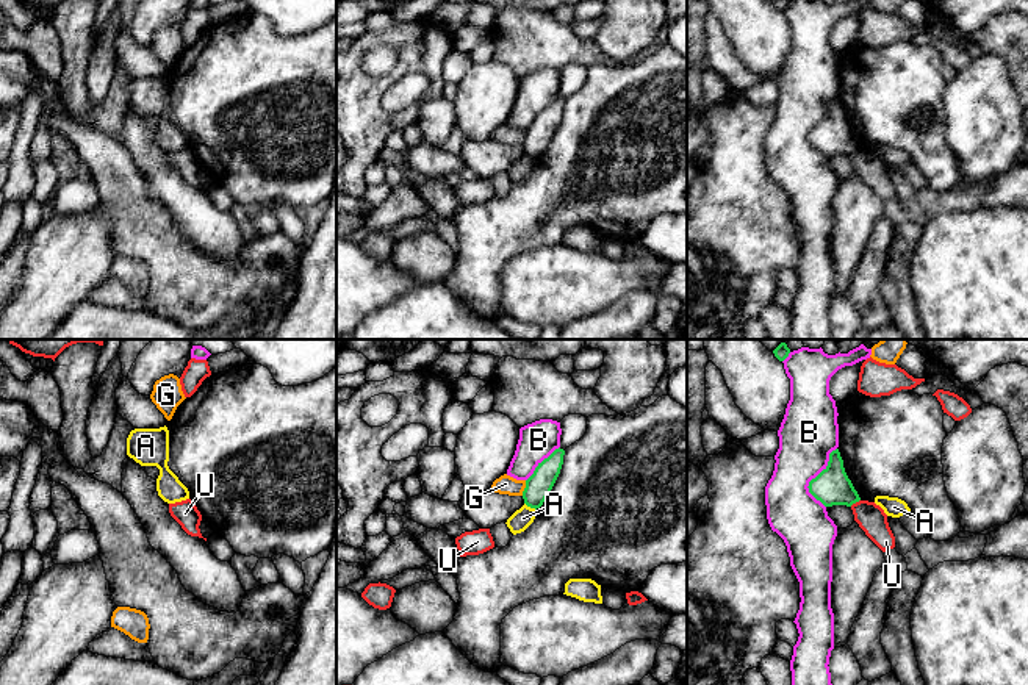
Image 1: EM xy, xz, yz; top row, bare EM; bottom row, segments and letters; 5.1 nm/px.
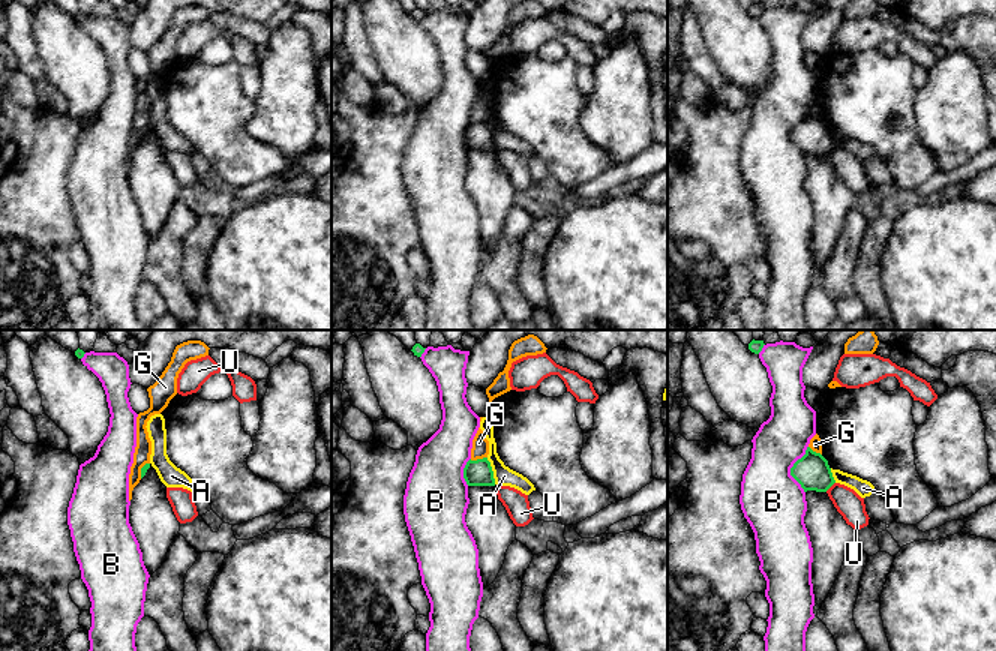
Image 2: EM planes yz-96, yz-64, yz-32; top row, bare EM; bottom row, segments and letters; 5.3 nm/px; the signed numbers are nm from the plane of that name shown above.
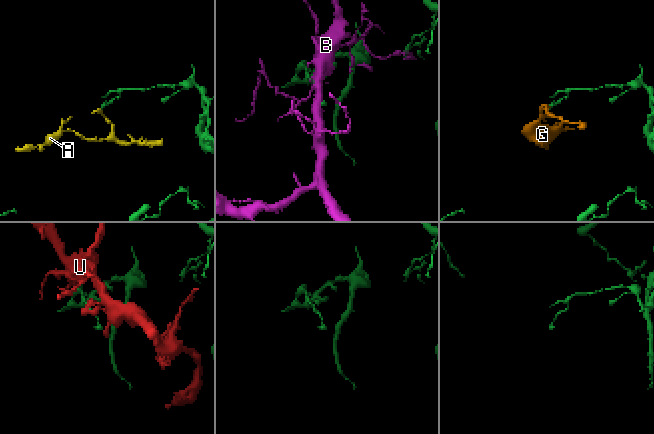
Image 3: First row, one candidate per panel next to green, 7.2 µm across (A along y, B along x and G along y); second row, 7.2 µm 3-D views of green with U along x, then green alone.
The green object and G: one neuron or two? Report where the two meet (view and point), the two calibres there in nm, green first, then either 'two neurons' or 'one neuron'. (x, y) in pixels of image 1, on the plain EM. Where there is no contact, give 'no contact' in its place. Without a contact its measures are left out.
xz (524, 138) | 140/100 nm | two neurons

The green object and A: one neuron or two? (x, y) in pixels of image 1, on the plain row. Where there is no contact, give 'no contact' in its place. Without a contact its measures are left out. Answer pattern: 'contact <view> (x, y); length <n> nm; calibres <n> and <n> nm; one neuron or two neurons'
contact xz (531, 157); length 80 nm; calibres 140 and 100 nm; two neurons

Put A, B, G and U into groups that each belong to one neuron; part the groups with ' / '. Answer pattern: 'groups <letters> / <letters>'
groups A / B / G / U

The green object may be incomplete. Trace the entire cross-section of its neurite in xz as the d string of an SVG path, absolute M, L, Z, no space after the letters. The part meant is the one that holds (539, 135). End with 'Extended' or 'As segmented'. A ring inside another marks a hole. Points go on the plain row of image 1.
M555 99L535 117L534 124L526 130L523 141L524 153L530 158L540 158L549 145L563 114L563 99Z. As segmented

